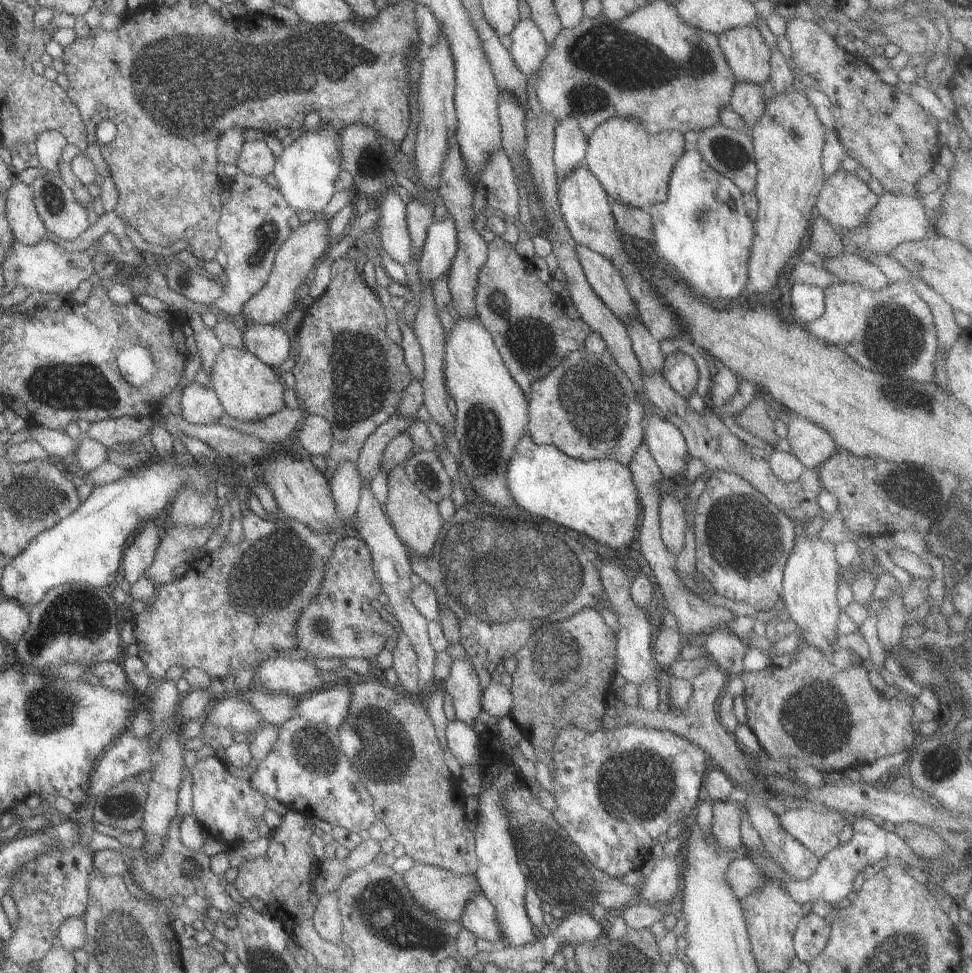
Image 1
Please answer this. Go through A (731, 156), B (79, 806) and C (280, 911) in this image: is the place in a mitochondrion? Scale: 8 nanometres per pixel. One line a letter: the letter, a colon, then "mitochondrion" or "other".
A: mitochondrion
B: other
C: other

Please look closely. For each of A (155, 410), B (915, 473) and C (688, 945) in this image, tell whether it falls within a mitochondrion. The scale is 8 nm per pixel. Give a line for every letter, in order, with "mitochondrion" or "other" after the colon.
A: other
B: other
C: other

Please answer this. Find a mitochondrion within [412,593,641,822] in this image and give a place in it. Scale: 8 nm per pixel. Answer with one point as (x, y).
(554, 650)

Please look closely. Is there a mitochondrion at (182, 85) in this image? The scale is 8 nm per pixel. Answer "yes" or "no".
yes

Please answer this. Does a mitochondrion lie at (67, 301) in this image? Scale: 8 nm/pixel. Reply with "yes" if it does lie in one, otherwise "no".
no

